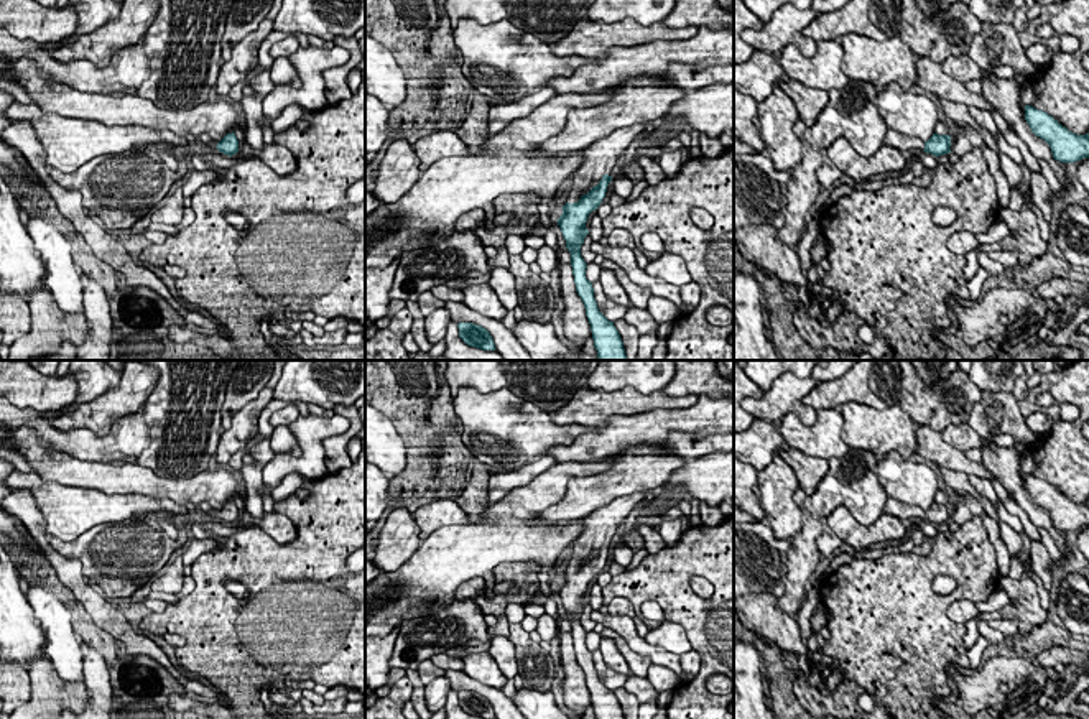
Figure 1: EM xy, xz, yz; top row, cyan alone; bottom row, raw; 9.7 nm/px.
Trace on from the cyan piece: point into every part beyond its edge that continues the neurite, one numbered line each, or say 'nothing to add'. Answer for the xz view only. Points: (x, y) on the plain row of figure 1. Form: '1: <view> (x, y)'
1: xz (599, 527)

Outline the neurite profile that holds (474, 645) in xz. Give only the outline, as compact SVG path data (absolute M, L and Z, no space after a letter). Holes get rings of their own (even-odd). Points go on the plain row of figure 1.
M472 638L466 645L457 645L457 647L449 648L446 655L452 658L462 658L466 655L489 652L489 648L490 648L490 640L482 642L482 640Z

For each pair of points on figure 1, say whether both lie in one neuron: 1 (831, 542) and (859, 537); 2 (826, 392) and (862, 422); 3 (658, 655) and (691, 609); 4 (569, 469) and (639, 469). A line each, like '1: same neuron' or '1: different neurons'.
1: different neurons
2: different neurons
3: different neurons
4: different neurons

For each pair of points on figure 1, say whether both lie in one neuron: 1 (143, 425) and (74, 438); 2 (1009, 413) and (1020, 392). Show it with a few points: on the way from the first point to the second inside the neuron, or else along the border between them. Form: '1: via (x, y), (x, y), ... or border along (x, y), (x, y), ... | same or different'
1: via (127, 441), (124, 445), (91, 445) | same
2: border along (1010, 394), (1017, 402) | different

